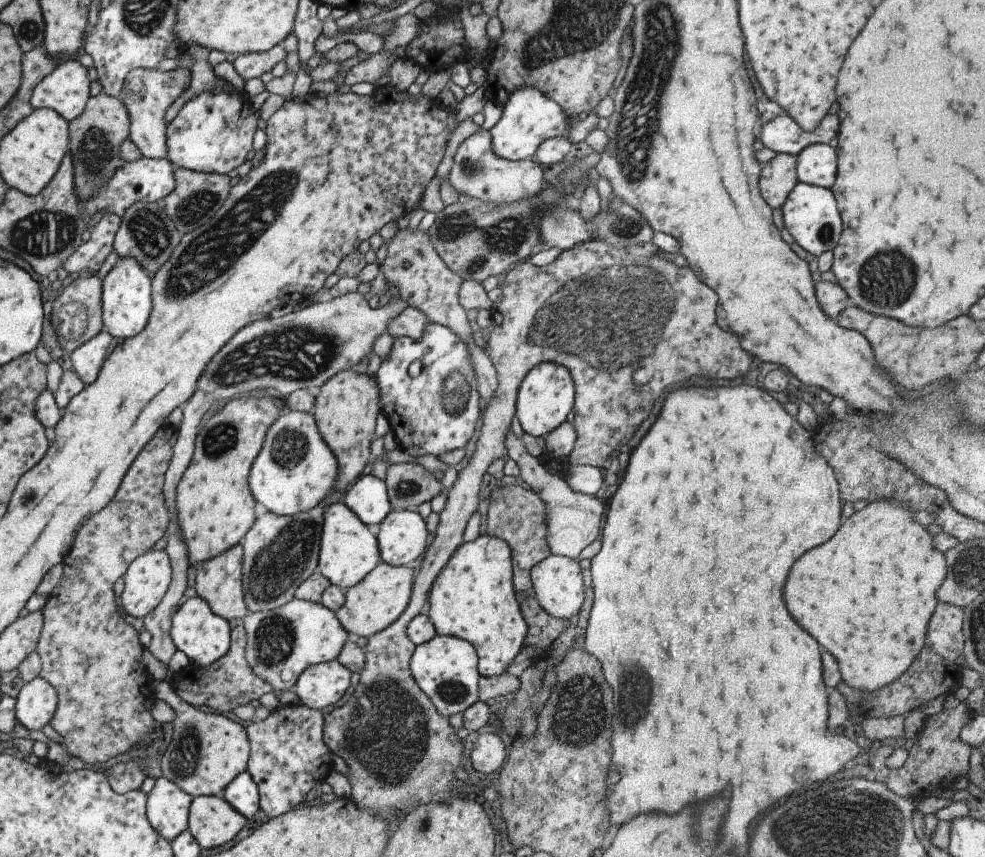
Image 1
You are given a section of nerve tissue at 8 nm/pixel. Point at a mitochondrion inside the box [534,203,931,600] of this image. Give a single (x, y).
(890, 270)

